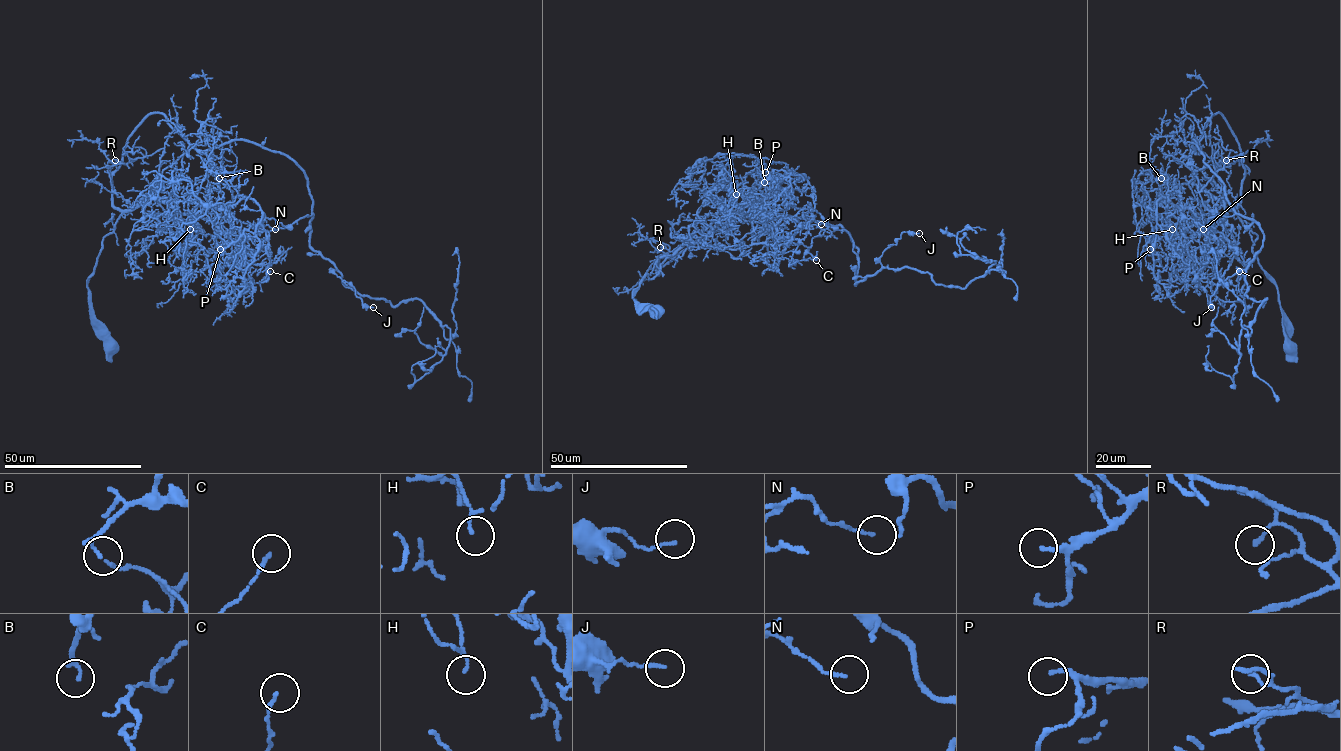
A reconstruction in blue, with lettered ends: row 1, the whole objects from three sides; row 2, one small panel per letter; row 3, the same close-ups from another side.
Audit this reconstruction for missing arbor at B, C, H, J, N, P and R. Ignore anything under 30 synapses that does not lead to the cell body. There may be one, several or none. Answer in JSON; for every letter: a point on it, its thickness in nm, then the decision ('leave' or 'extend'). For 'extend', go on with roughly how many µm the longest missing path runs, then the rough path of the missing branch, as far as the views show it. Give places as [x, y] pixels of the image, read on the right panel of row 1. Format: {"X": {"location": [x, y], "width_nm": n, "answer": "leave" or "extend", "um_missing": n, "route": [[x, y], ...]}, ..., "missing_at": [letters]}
{"B": {"location": [1161, 178], "width_nm": 130, "answer": "extend", "um_missing": 15, "route": [[1161, 178], [1147, 184], [1140, 178], [1142, 174]]}, "C": {"location": [1239, 271], "width_nm": 130, "answer": "leave"}, "H": {"location": [1172, 229], "width_nm": 80, "answer": "leave"}, "J": {"location": [1211, 307], "width_nm": 110, "answer": "leave"}, "N": {"location": [1203, 229], "width_nm": 110, "answer": "leave"}, "P": {"location": [1150, 249], "width_nm": 180, "answer": "extend", "um_missing": 20, "route": [[1150, 249], [1150, 253], [1150, 251], [1155, 253], [1161, 246], [1159, 239]]}, "R": {"location": [1226, 160], "width_nm": 130, "answer": "leave"}, "missing_at": ["B", "P"]}

